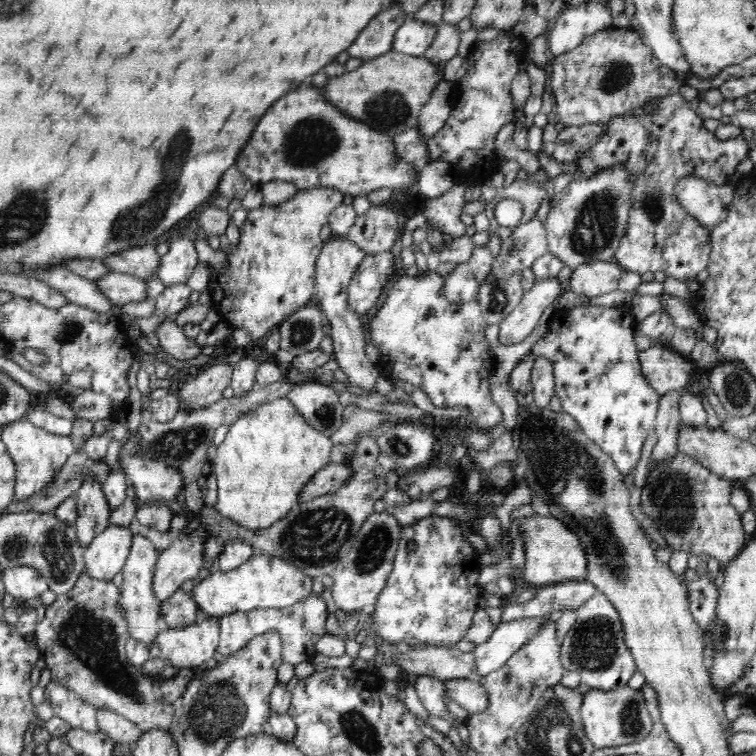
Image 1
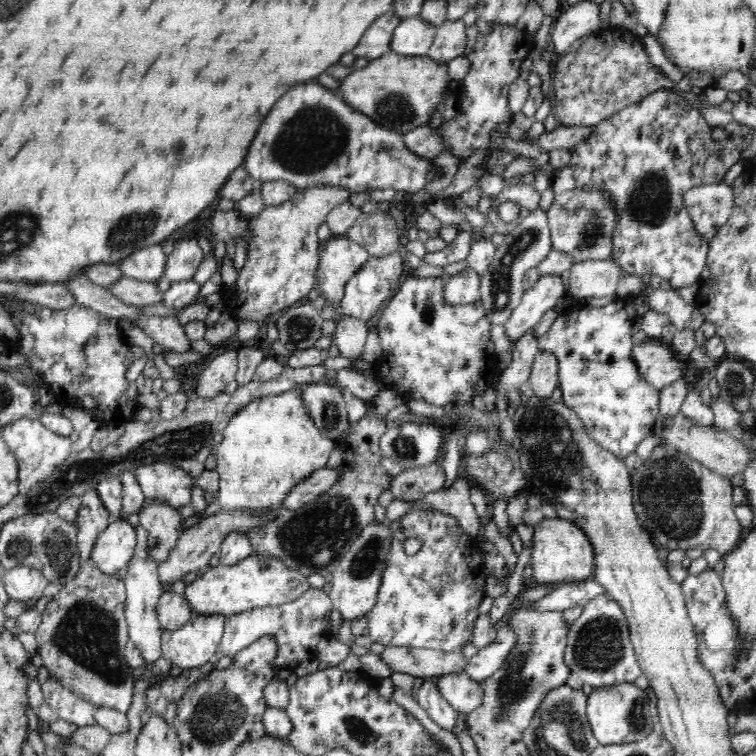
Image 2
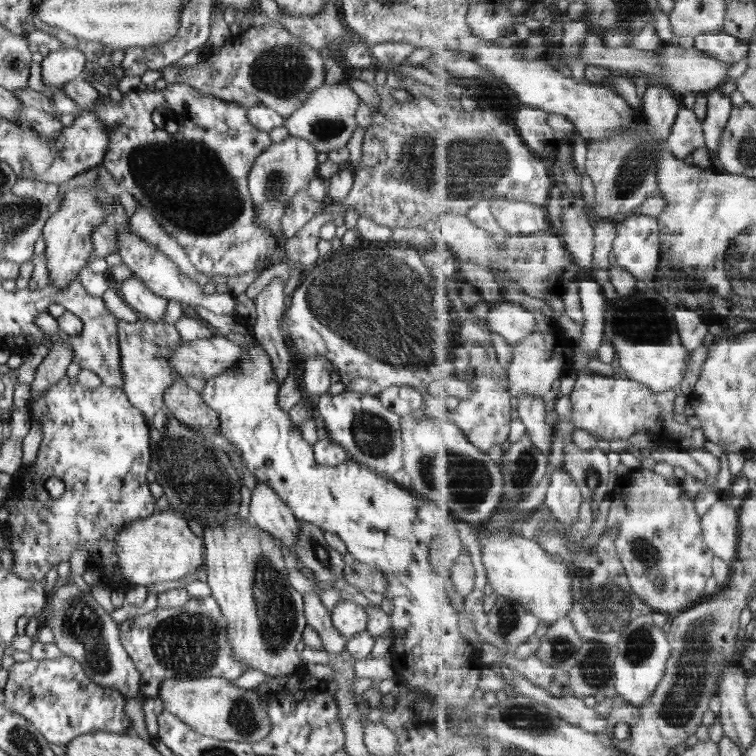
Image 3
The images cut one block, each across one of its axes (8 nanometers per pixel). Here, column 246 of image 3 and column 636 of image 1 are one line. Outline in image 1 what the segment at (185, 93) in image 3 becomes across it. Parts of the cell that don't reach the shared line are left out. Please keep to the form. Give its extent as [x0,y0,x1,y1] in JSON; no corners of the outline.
[576,93,748,282]

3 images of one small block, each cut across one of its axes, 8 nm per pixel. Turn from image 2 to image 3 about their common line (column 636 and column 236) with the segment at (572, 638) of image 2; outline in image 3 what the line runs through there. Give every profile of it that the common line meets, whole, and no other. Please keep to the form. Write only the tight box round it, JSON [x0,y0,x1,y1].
[119,595,247,697]

